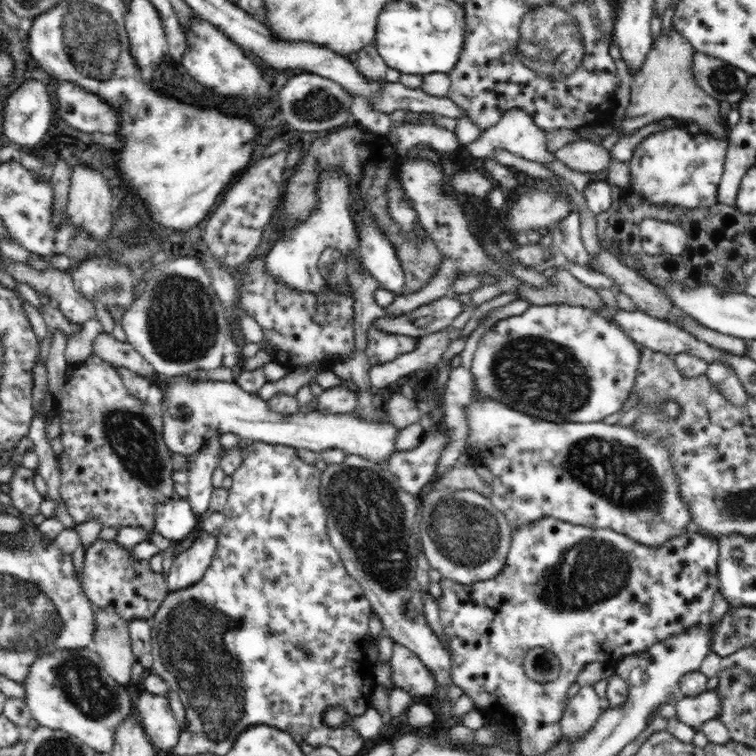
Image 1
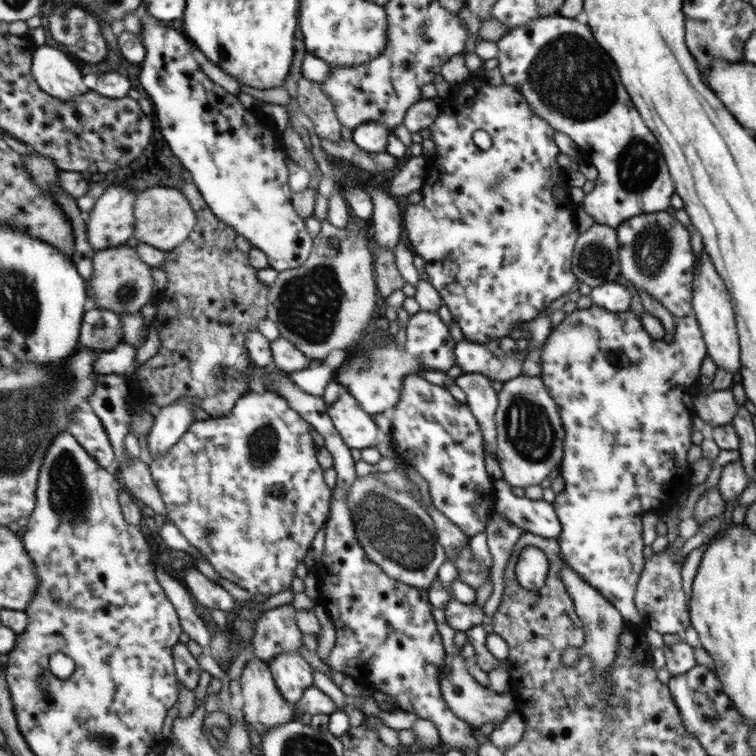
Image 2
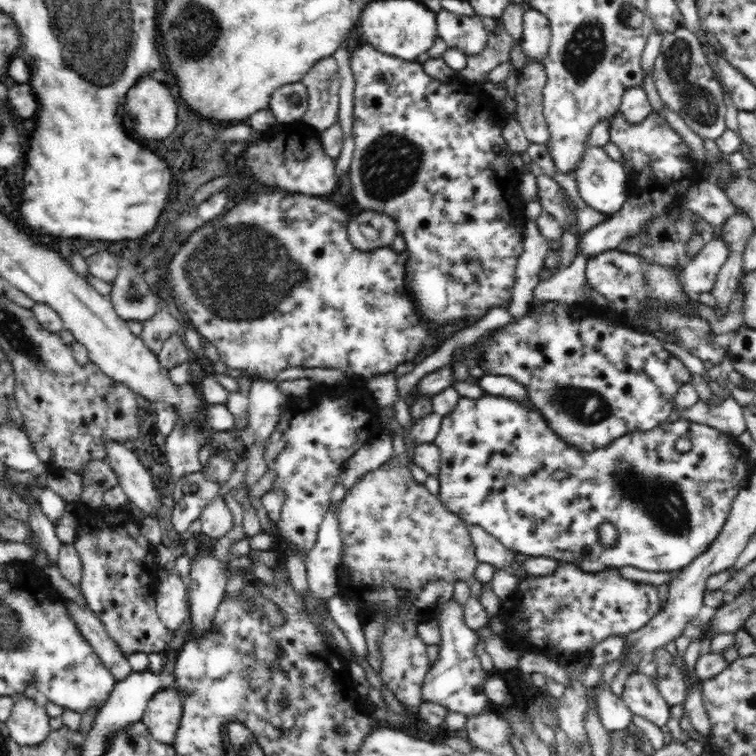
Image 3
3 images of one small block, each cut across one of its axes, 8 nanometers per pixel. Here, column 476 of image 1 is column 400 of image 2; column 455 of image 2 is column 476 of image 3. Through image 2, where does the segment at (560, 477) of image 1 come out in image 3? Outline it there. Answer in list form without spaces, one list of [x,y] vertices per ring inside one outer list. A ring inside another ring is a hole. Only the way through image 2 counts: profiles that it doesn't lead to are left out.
[[[487,393],[478,396],[477,400],[470,400],[466,396],[462,396],[456,409],[442,419],[440,431],[433,442],[435,446],[438,446],[441,458],[439,473],[436,476],[439,485],[437,496],[442,505],[457,514],[466,524],[482,526],[488,534],[495,536],[508,550],[514,553],[526,554],[530,557],[546,557],[556,561],[572,561],[582,567],[582,570],[592,572],[608,567],[619,569],[622,566],[634,566],[634,568],[640,568],[646,572],[676,572],[688,566],[716,540],[728,520],[739,490],[747,484],[748,476],[751,473],[750,458],[736,437],[688,419],[678,419],[675,422],[670,422],[670,419],[667,419],[660,426],[656,426],[654,430],[648,430],[648,432],[634,430],[634,432],[628,432],[628,434],[620,436],[618,440],[610,442],[606,447],[586,452],[561,440],[550,429],[540,412],[529,410],[520,402],[509,400],[504,396],[491,396]],[[682,437],[688,438],[692,443],[692,448],[687,452],[679,452],[675,448],[676,441]],[[554,470],[566,470],[568,476],[555,480],[552,478]],[[604,522],[609,522],[617,528],[617,541],[613,547],[604,547],[602,543],[598,542],[598,526]]]

